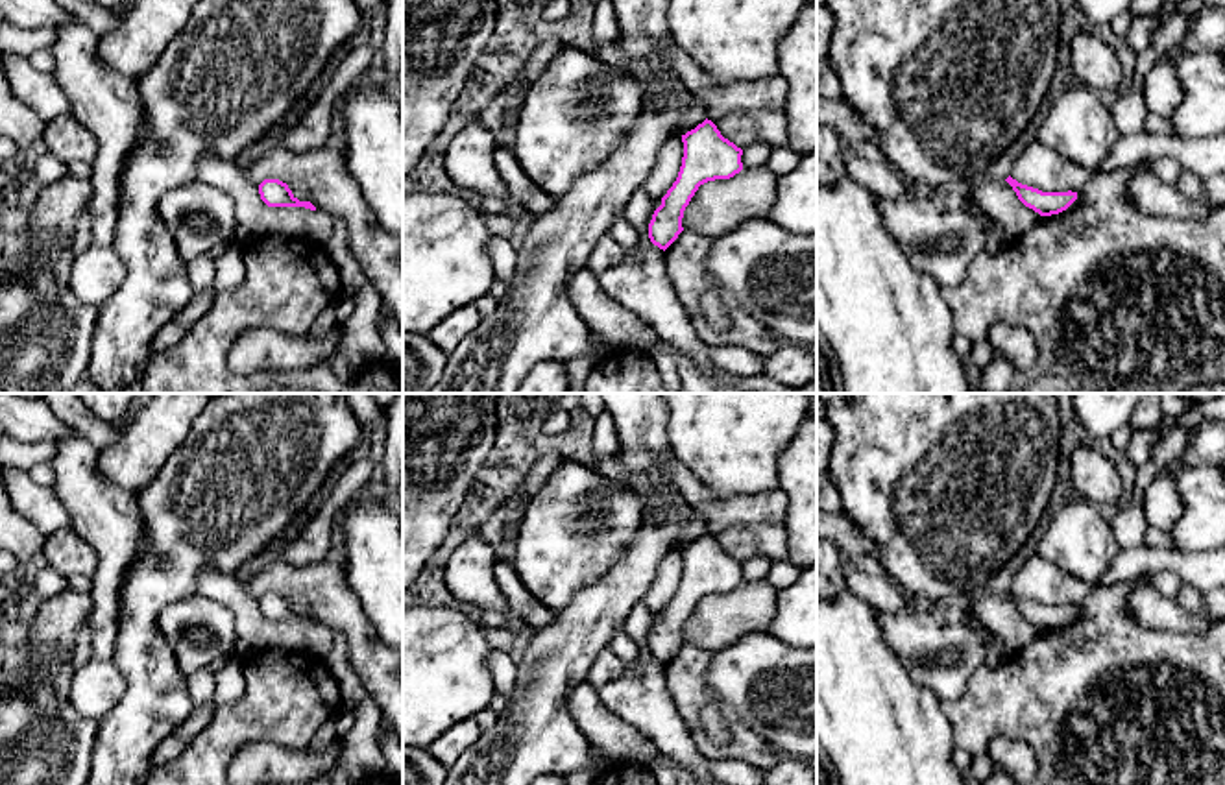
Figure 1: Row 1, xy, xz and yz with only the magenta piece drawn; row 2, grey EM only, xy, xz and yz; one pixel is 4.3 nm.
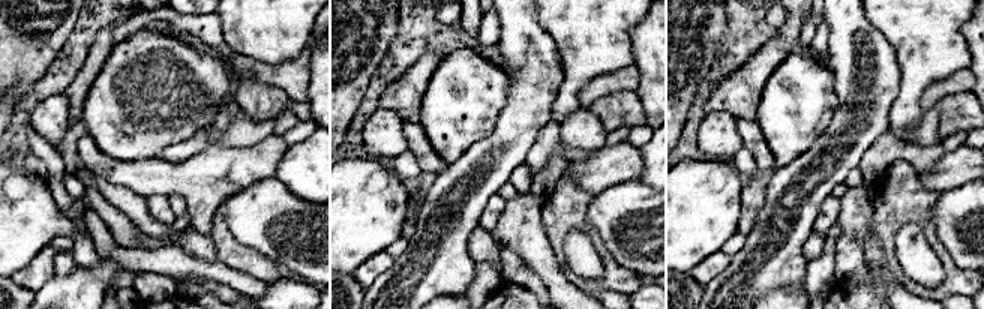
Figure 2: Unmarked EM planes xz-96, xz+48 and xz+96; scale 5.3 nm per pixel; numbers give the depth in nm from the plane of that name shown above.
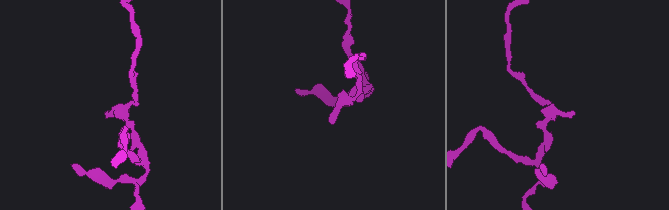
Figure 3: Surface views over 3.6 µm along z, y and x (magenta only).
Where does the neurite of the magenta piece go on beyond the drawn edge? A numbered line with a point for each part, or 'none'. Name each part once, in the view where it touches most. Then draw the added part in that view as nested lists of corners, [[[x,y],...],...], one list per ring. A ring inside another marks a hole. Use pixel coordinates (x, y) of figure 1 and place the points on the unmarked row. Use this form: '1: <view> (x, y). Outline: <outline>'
none

